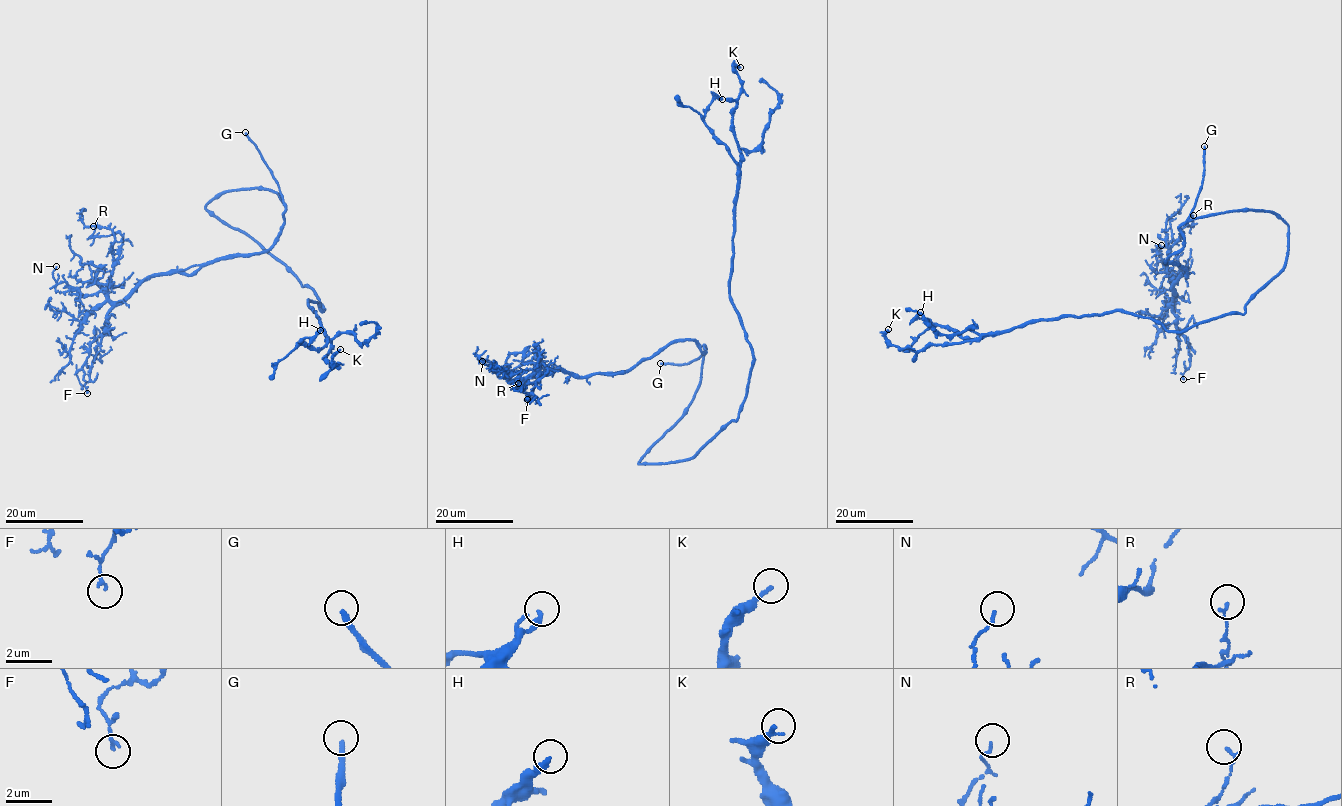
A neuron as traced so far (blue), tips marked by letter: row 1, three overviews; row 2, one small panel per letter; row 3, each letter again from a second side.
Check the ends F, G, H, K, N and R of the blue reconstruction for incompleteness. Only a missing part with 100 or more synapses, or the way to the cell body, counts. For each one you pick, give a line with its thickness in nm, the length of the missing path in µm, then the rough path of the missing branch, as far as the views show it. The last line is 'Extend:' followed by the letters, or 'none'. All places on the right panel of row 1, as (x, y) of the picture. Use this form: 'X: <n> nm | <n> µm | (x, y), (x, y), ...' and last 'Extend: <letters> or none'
G: 240 nm | 60 µm | (1204, 146), (1213, 115), (1210, 87), (1225, 88), (1230, 80), (1231, 65), (1225, 63), (1222, 69)
Extend: G

